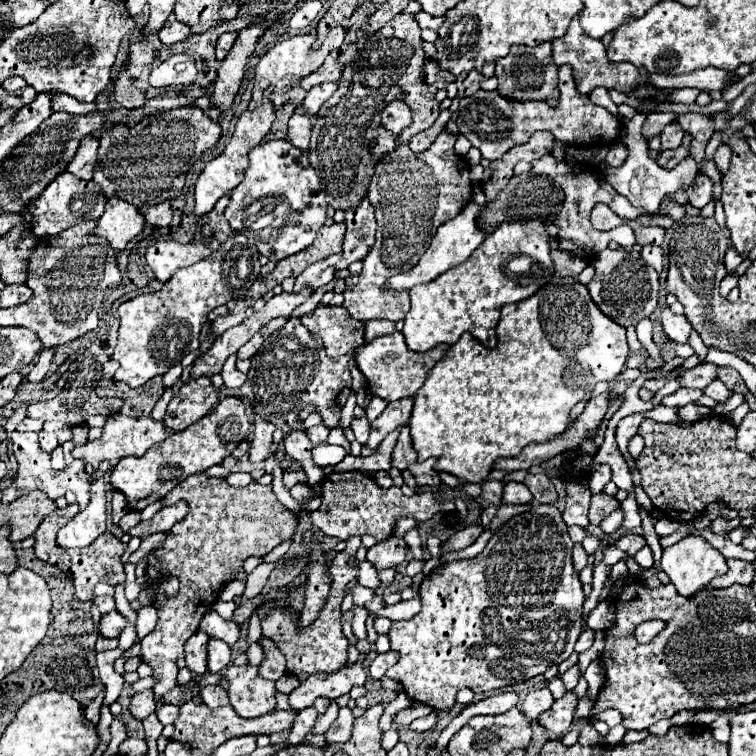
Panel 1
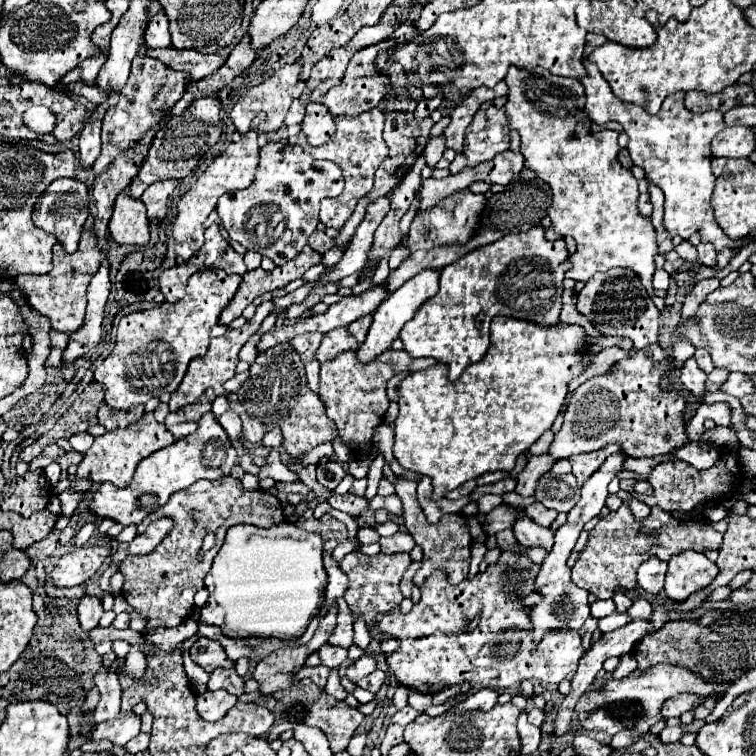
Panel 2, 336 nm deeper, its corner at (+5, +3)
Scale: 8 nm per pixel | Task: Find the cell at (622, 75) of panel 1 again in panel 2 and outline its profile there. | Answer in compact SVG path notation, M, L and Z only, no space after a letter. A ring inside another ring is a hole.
M588 65L588 77L580 81L586 91L586 115L596 123L608 123L618 121L626 135L628 135L628 151L632 161L644 169L646 179L660 187L666 197L666 211L664 211L664 225L670 235L680 235L682 239L688 239L694 231L700 233L702 243L712 243L716 251L730 249L738 253L742 247L752 243L754 239L740 239L732 241L726 237L726 233L718 227L710 197L714 189L716 177L710 171L710 141L726 129L724 115L720 111L708 111L696 117L694 113L688 113L684 109L684 93L674 93L664 101L660 113L648 115L644 109L636 105L624 105L620 99L614 97L614 93L608 89L608 83L604 77L600 77L600 71L596 65Z

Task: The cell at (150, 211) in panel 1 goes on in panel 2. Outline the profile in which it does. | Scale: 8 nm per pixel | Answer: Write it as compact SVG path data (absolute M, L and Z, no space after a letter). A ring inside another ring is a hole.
M166 179L166 181L156 181L152 183L144 193L142 193L142 201L148 209L148 217L152 221L162 221L168 213L168 197L170 193L180 185L180 181L176 179Z

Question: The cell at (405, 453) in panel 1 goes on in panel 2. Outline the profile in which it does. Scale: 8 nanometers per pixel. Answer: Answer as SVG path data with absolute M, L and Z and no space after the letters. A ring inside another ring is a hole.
M398 477L398 483L396 483L396 495L402 499L404 503L404 521L406 521L406 529L408 533L414 537L416 545L422 547L424 551L424 559L422 559L422 567L420 571L414 575L414 585L422 585L434 571L444 571L448 581L452 585L458 585L460 581L466 579L468 575L468 565L470 565L470 545L472 545L472 535L470 535L470 527L468 527L468 521L466 517L454 513L454 515L448 515L448 525L446 529L438 531L436 527L440 525L432 525L426 521L420 505L418 505L418 499L416 499L416 483L414 481L406 481L402 477Z

